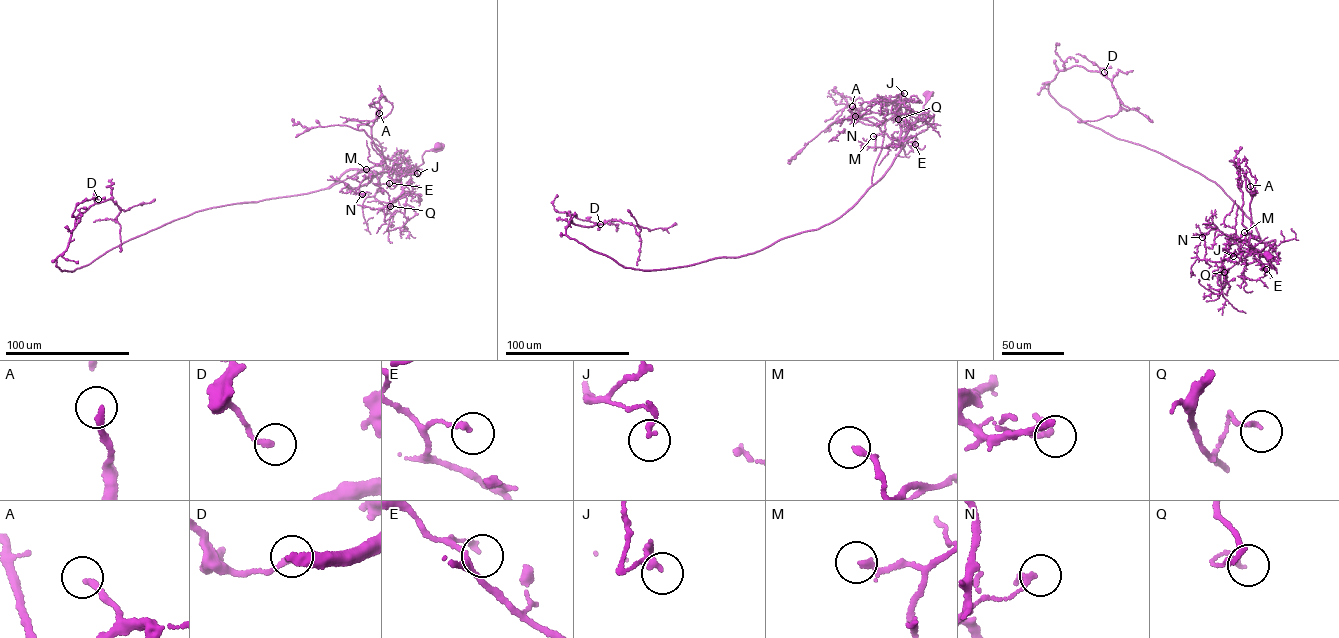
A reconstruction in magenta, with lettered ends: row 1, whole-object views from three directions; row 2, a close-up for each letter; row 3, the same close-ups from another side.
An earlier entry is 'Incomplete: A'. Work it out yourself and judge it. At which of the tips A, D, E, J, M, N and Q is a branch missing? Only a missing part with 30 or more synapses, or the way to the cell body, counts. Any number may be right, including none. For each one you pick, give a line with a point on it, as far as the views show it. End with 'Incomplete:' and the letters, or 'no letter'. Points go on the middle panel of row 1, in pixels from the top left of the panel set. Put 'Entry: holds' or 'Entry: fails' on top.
Entry: holds
A: place (852, 106)
Incomplete: A

